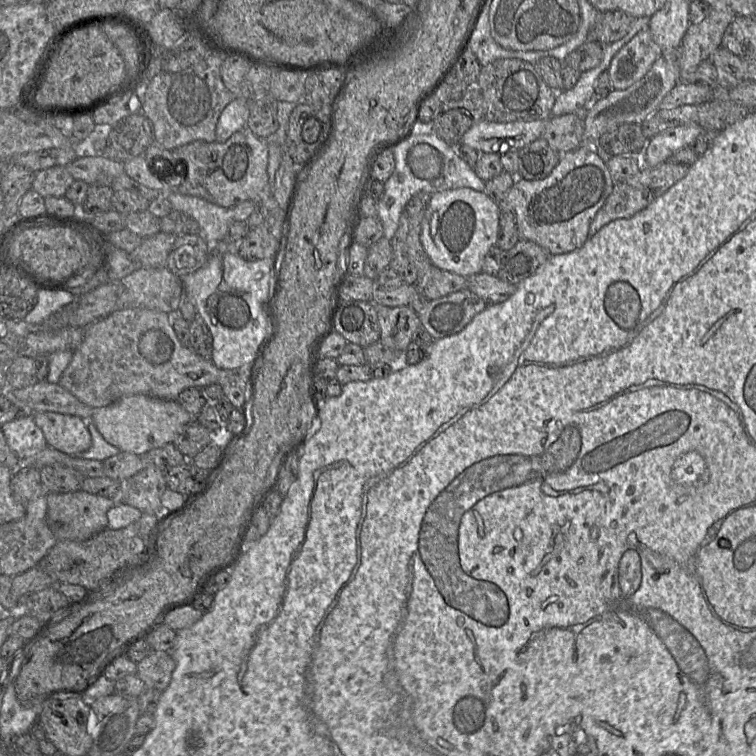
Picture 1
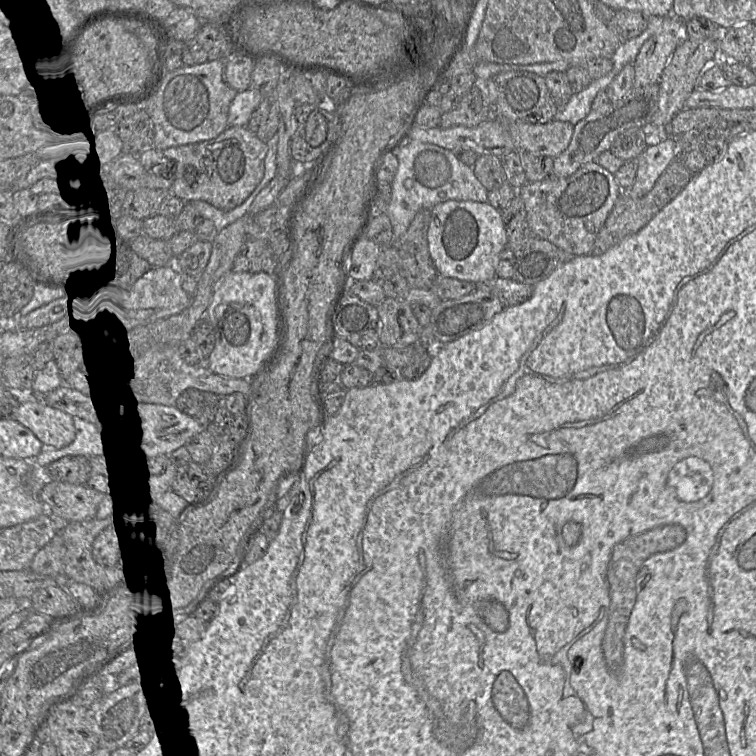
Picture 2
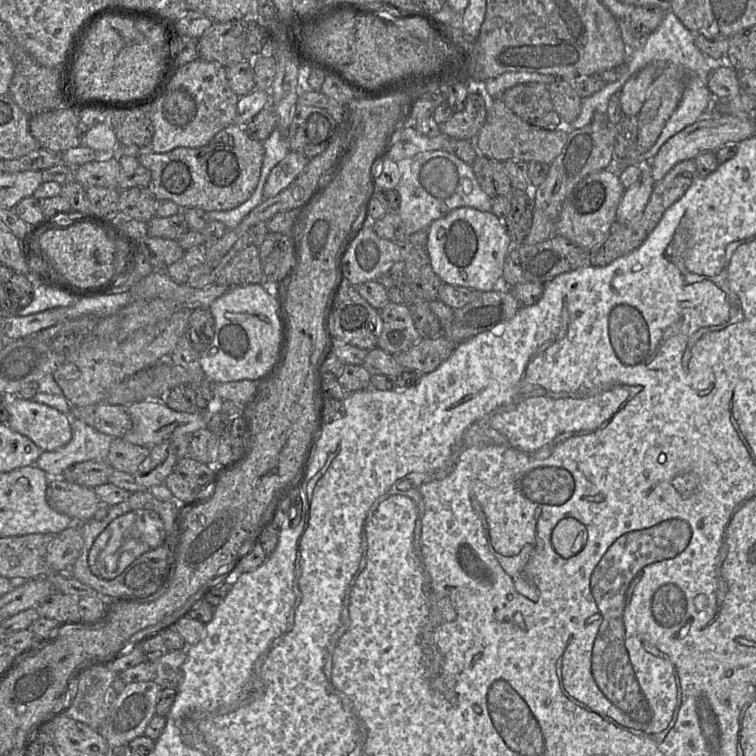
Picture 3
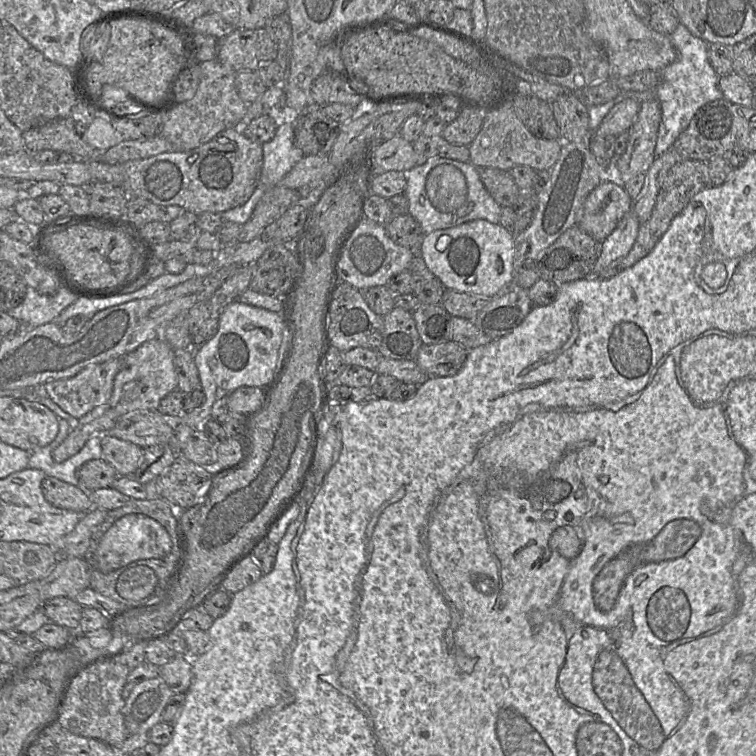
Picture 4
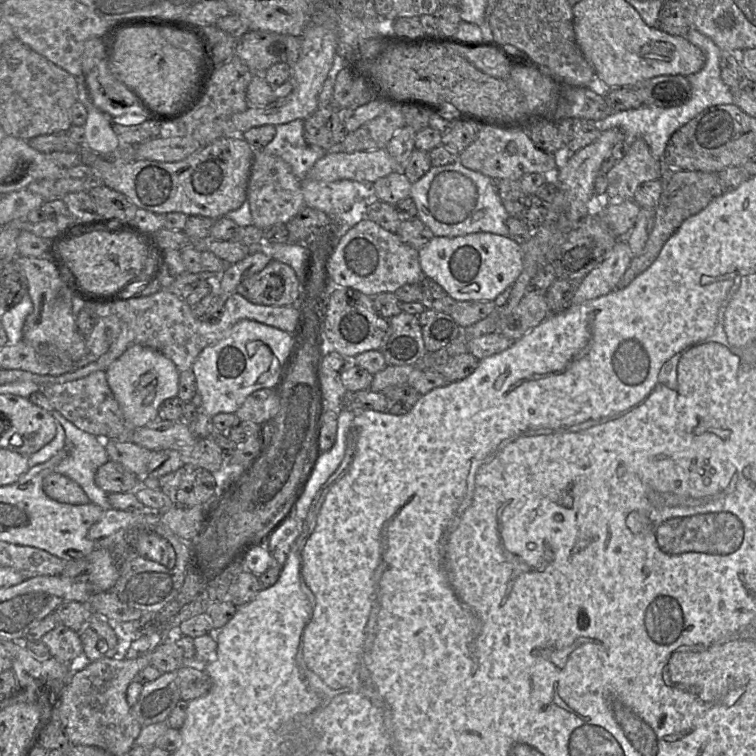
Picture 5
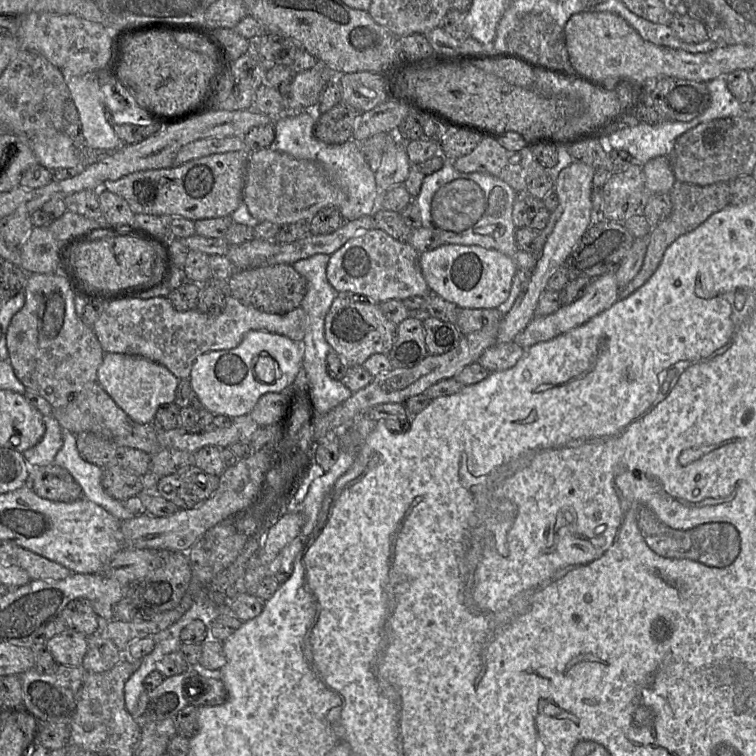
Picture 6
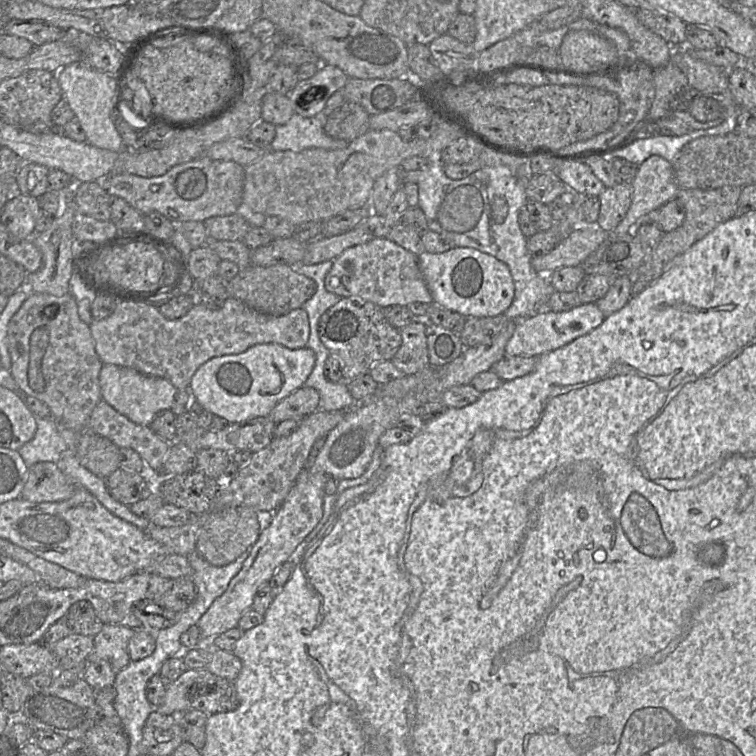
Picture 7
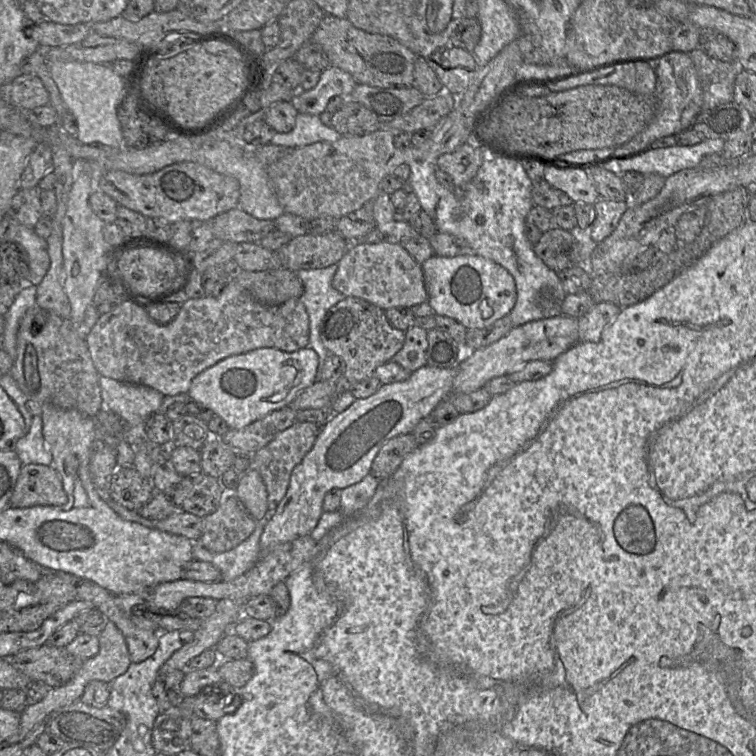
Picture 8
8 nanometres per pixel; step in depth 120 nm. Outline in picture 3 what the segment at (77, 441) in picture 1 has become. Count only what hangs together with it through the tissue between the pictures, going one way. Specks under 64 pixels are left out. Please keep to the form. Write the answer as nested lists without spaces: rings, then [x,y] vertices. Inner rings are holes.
[[[5,396],[6,409],[8,411],[7,424],[16,432],[31,439],[42,451],[53,451],[65,446],[72,438],[72,429],[69,417],[46,404],[39,403],[33,399],[24,399],[20,396]]]

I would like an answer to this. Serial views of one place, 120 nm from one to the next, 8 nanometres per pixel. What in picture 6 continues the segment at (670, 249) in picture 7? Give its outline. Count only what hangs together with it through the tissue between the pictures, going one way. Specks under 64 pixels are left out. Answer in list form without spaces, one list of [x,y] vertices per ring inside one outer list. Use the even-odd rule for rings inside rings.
[[[676,180],[669,193],[672,202],[671,213],[666,219],[653,226],[649,234],[647,251],[642,267],[630,282],[624,288],[621,288],[618,298],[629,297],[650,279],[660,265],[665,251],[677,238],[696,229],[711,215],[728,206],[729,193],[729,184],[726,182],[699,186]]]

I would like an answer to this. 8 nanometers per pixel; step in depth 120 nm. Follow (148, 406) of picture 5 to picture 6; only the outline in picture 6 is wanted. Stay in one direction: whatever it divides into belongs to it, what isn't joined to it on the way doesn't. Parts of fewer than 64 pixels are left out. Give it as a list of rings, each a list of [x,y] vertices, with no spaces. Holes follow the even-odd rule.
[[[105,353],[97,371],[97,382],[135,422],[152,424],[157,410],[175,401],[179,380],[165,366],[138,355]]]

